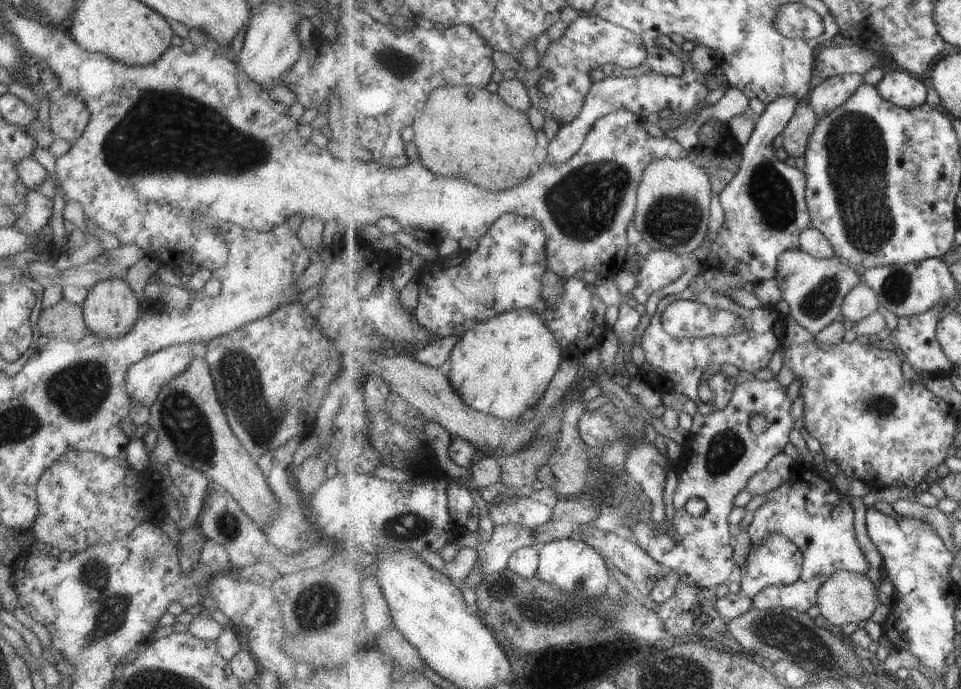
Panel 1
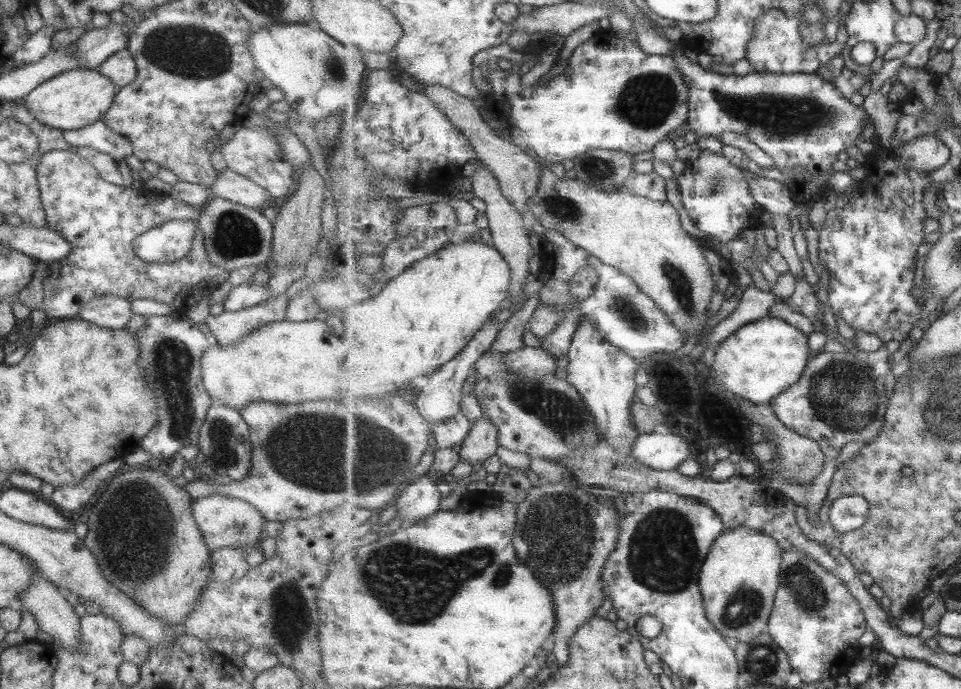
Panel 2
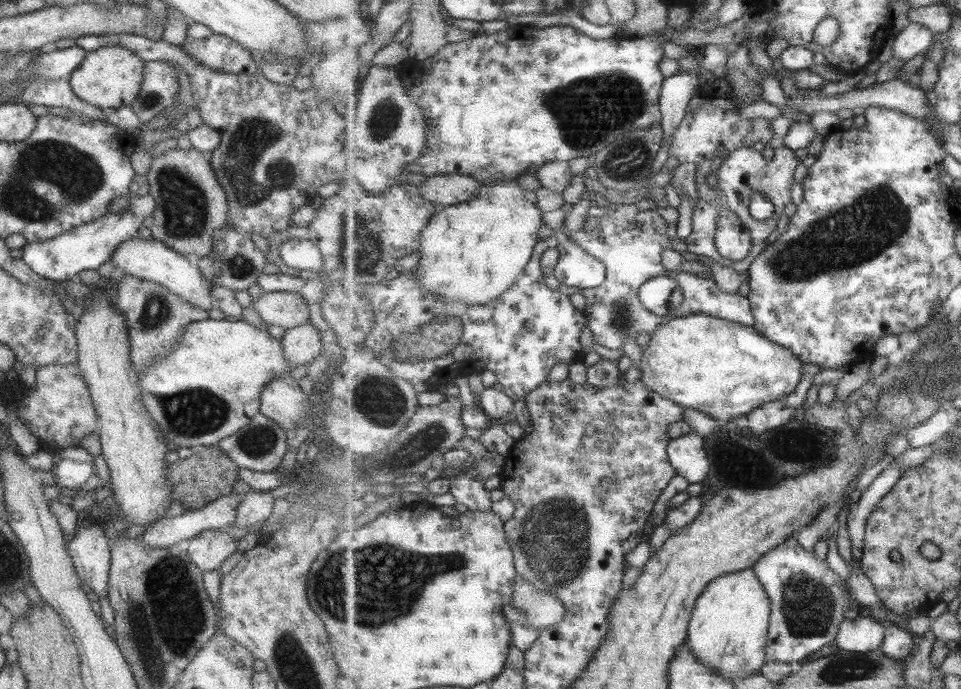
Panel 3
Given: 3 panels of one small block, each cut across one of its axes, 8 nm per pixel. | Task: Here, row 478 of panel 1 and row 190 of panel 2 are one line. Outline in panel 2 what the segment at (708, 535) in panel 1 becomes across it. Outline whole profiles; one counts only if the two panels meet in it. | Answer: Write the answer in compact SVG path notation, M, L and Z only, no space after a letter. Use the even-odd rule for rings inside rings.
M703 150L699 158L687 162L686 166L686 170L678 178L683 205L693 223L704 231L706 236L712 235L720 243L728 244L740 239L745 230L763 227L762 216L766 209L754 199L753 182L750 177L746 177L746 170L736 166L724 154L718 155L708 150Z

